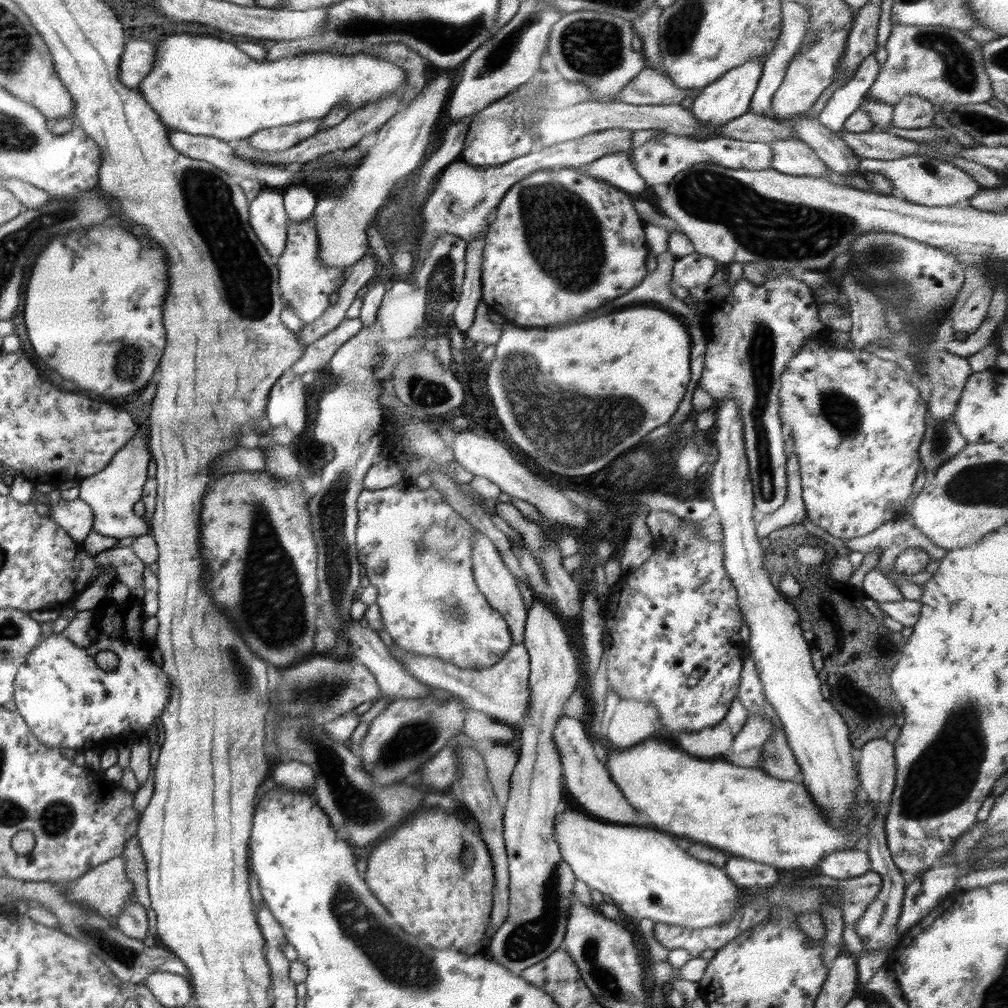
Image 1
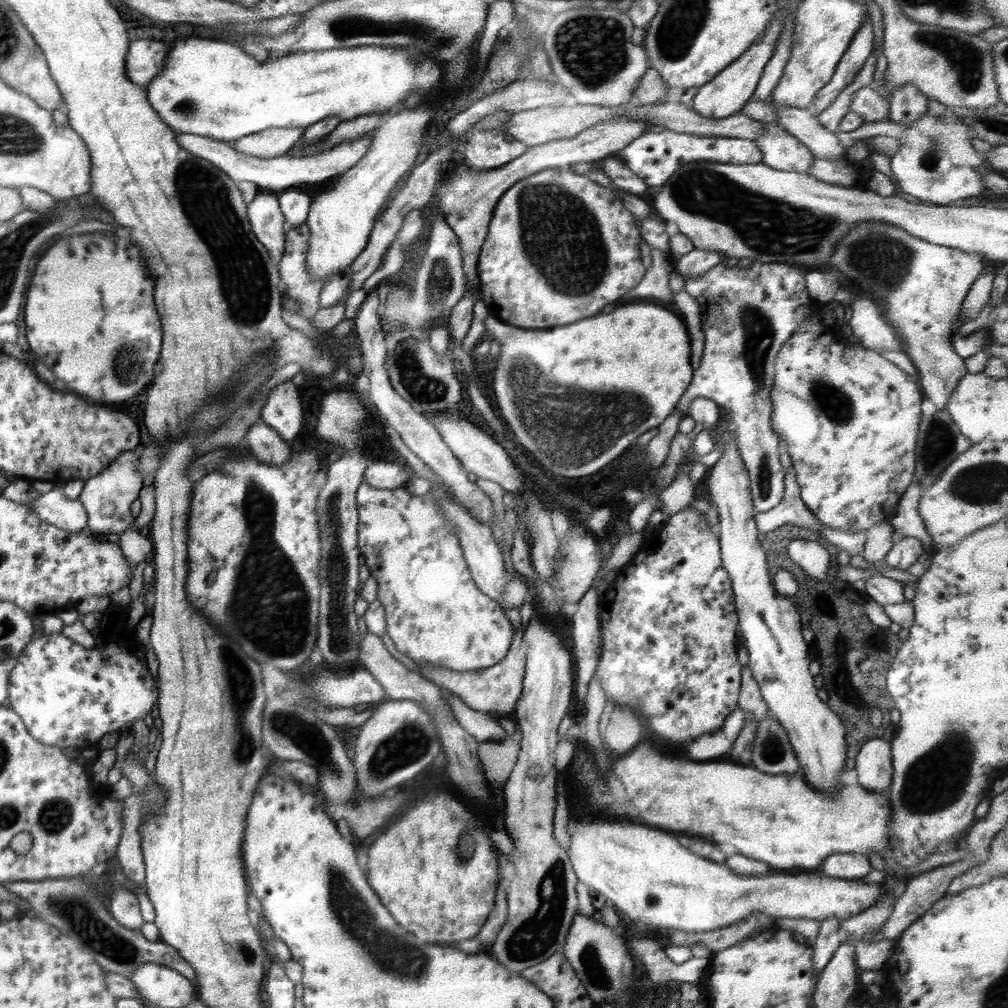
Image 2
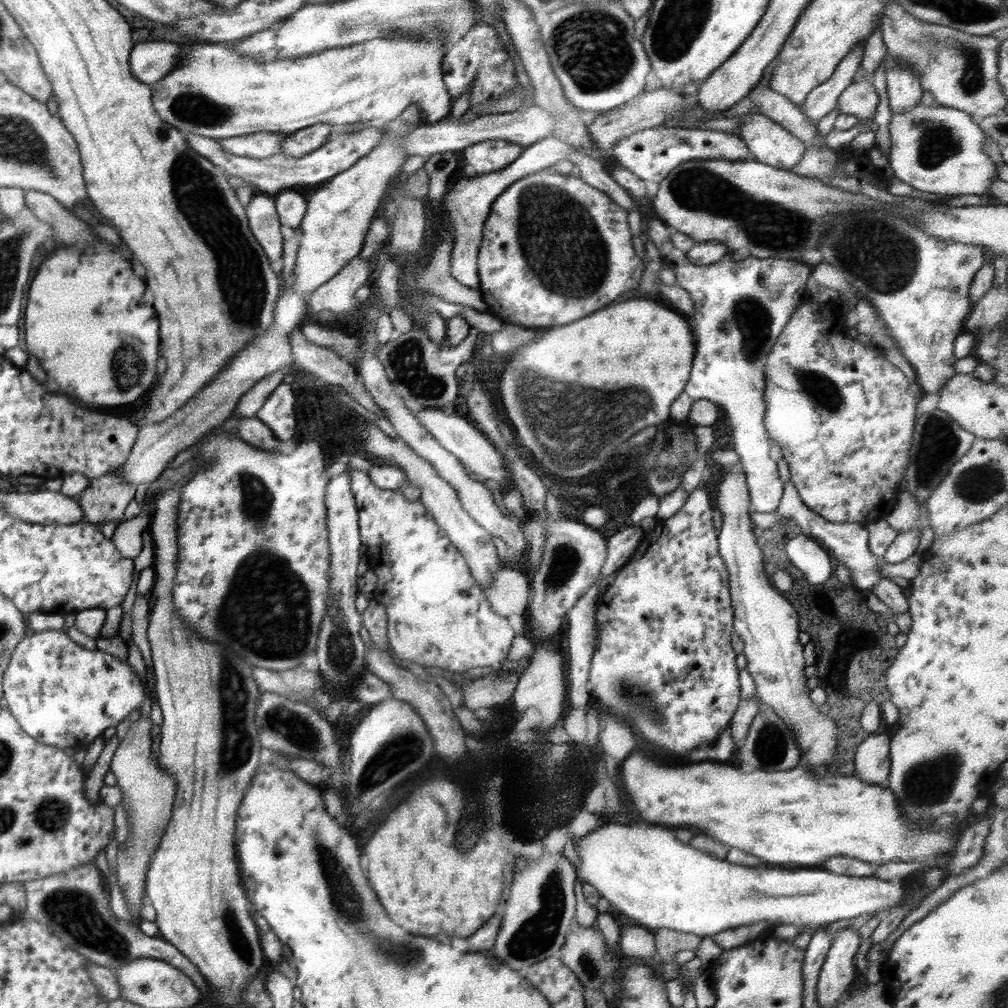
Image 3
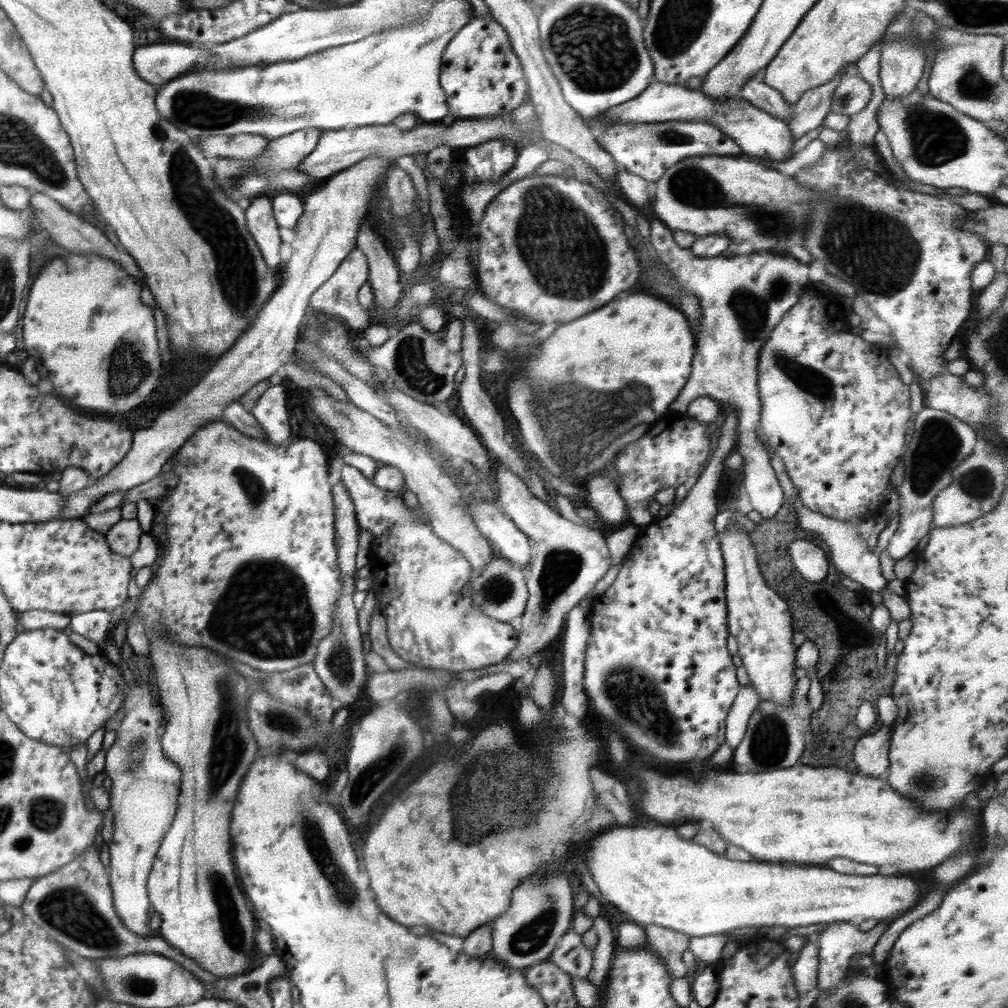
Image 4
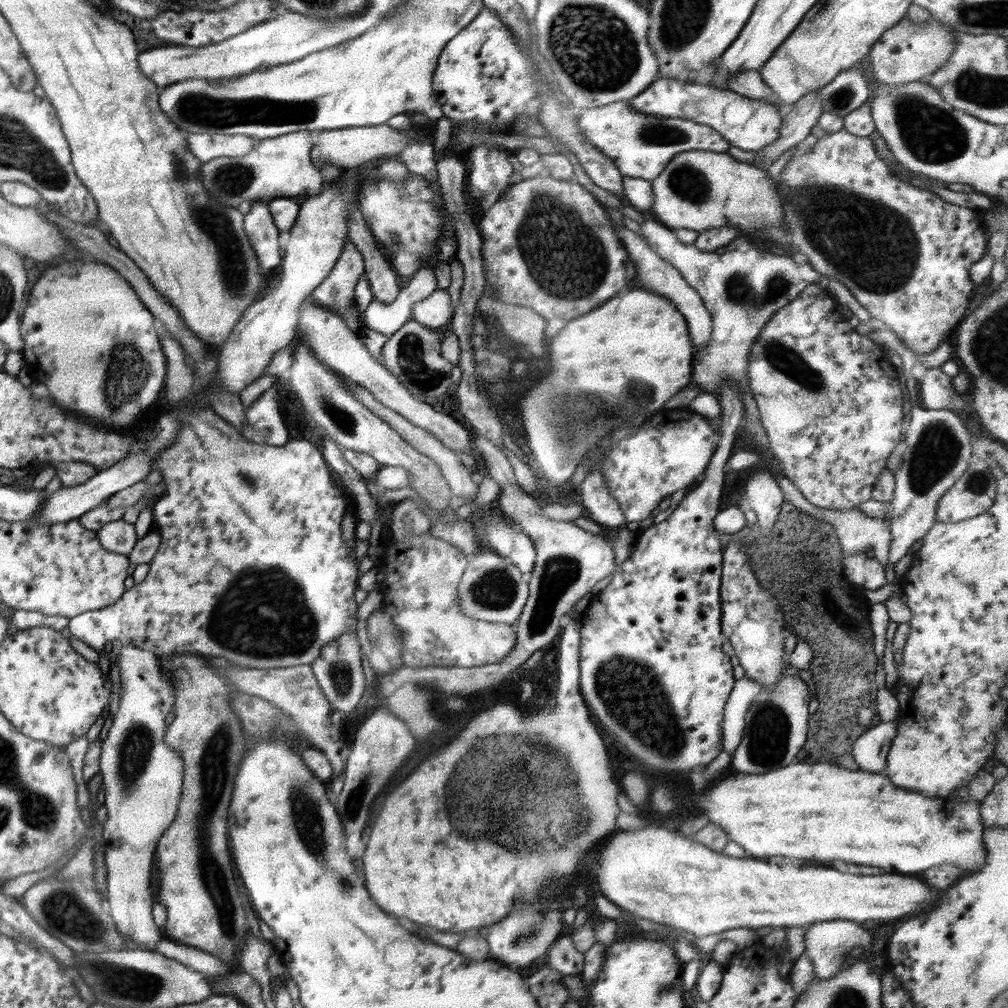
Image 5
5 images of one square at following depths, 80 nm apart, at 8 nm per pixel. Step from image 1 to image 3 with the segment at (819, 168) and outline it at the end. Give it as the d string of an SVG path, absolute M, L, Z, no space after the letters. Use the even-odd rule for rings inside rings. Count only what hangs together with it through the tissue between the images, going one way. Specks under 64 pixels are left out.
M757 111L742 115L739 137L748 145L752 160L776 169L790 169L803 159L807 147L783 126Z

